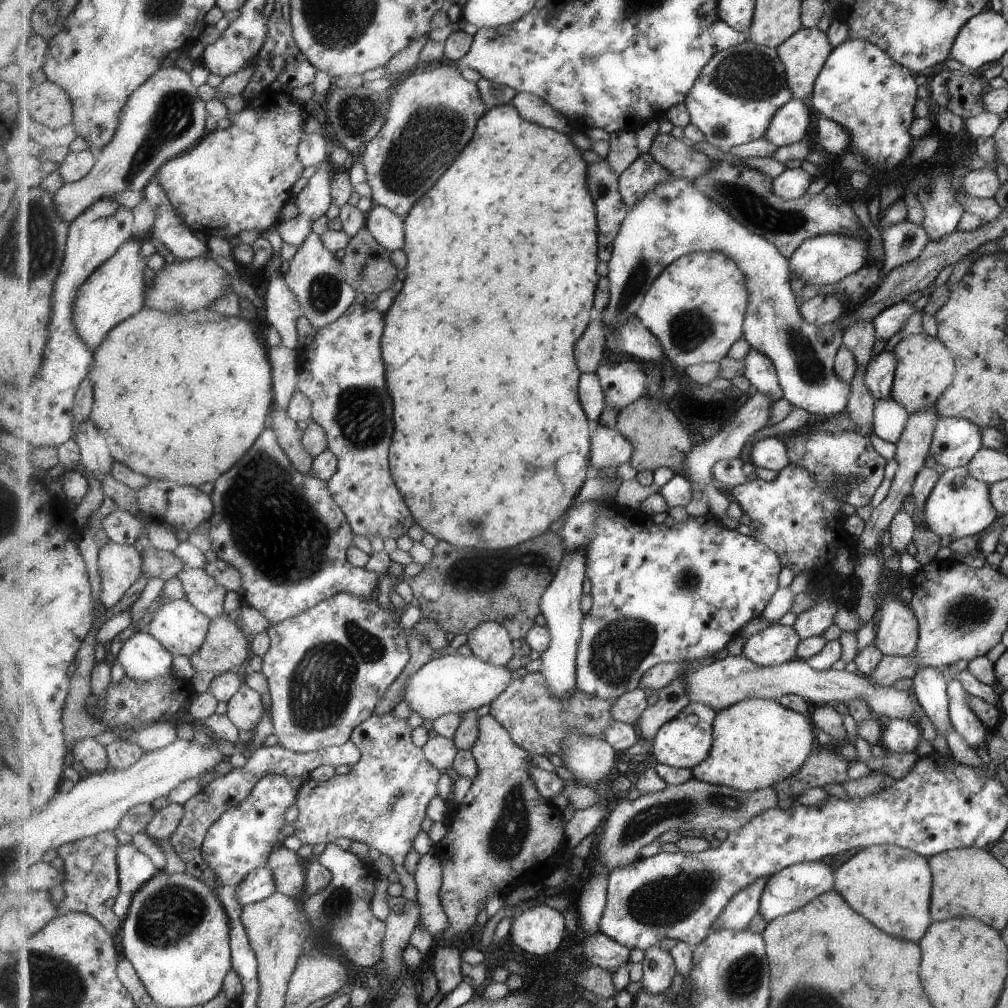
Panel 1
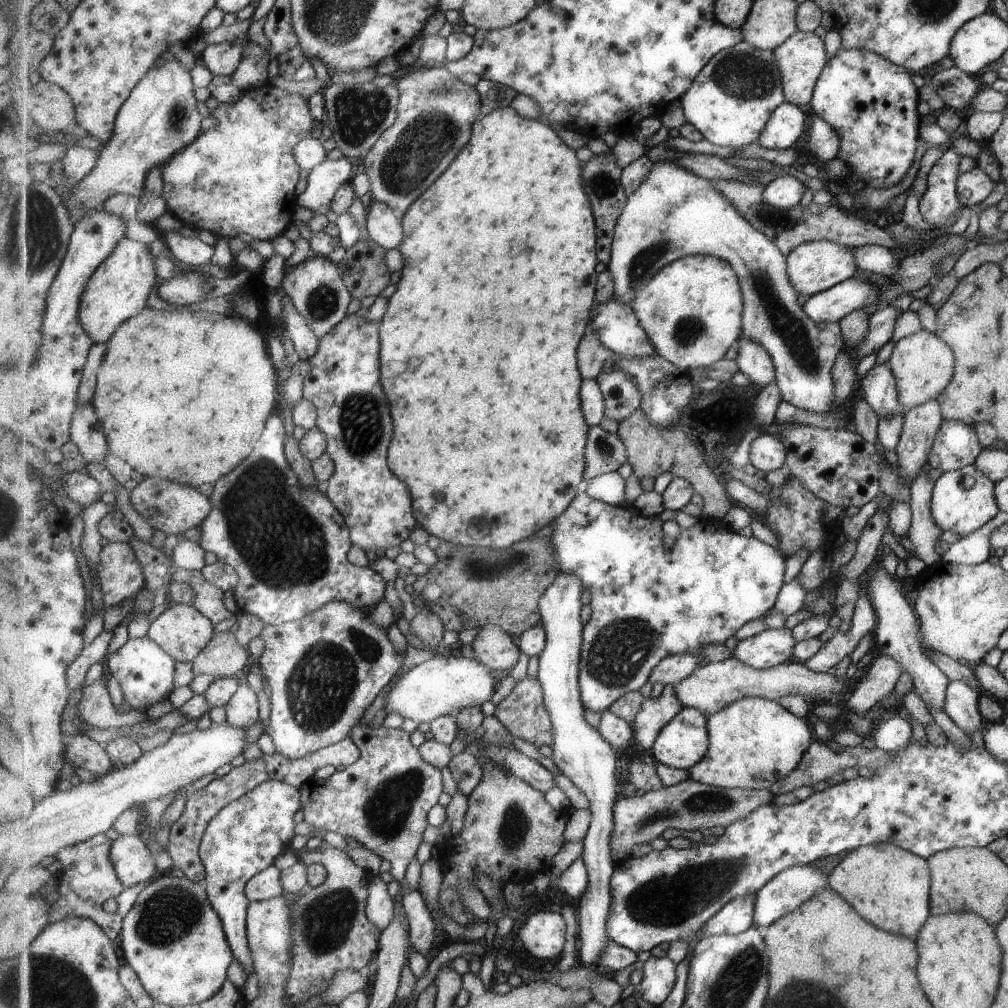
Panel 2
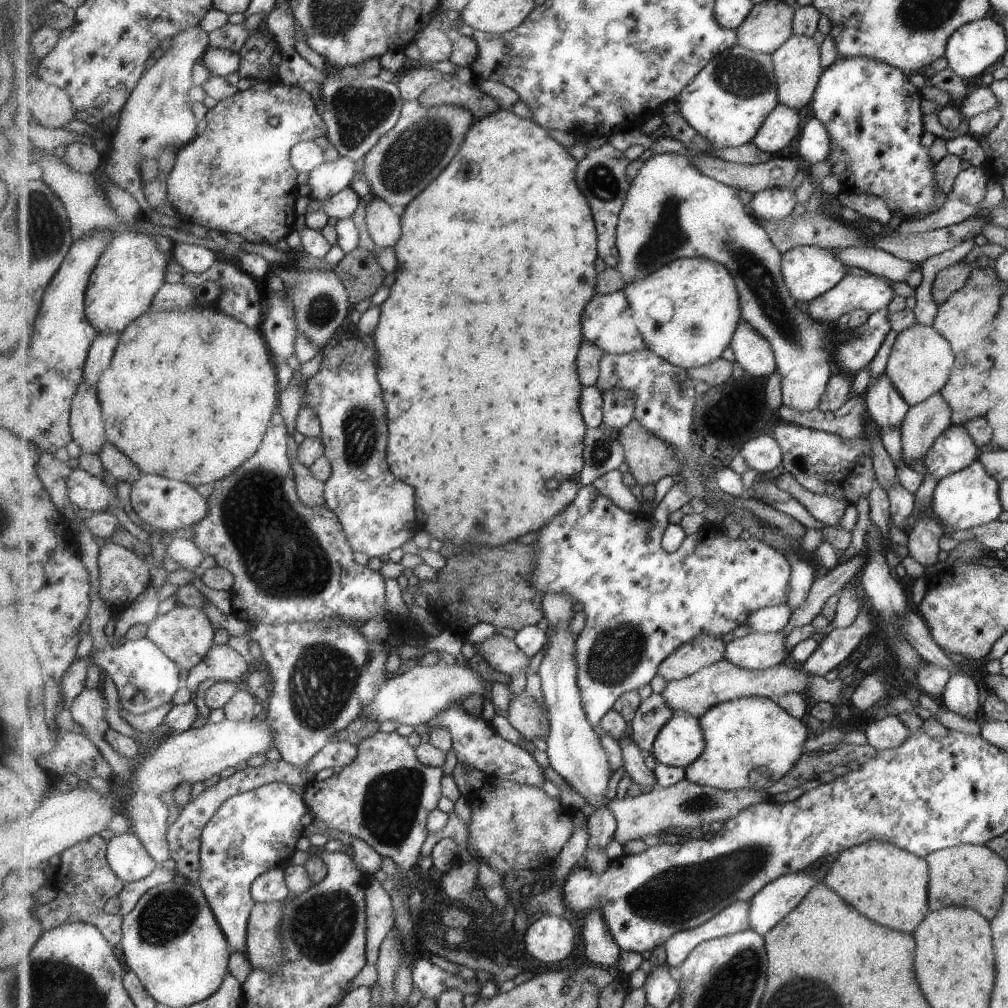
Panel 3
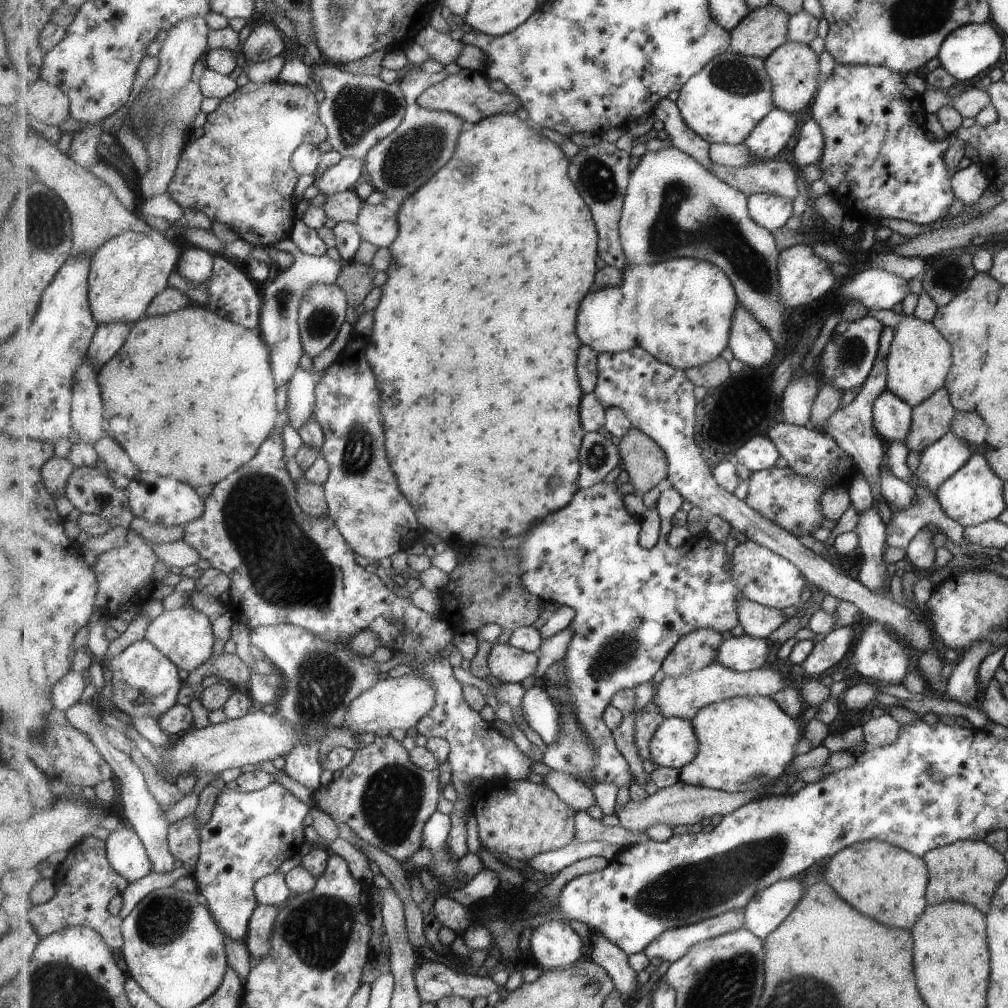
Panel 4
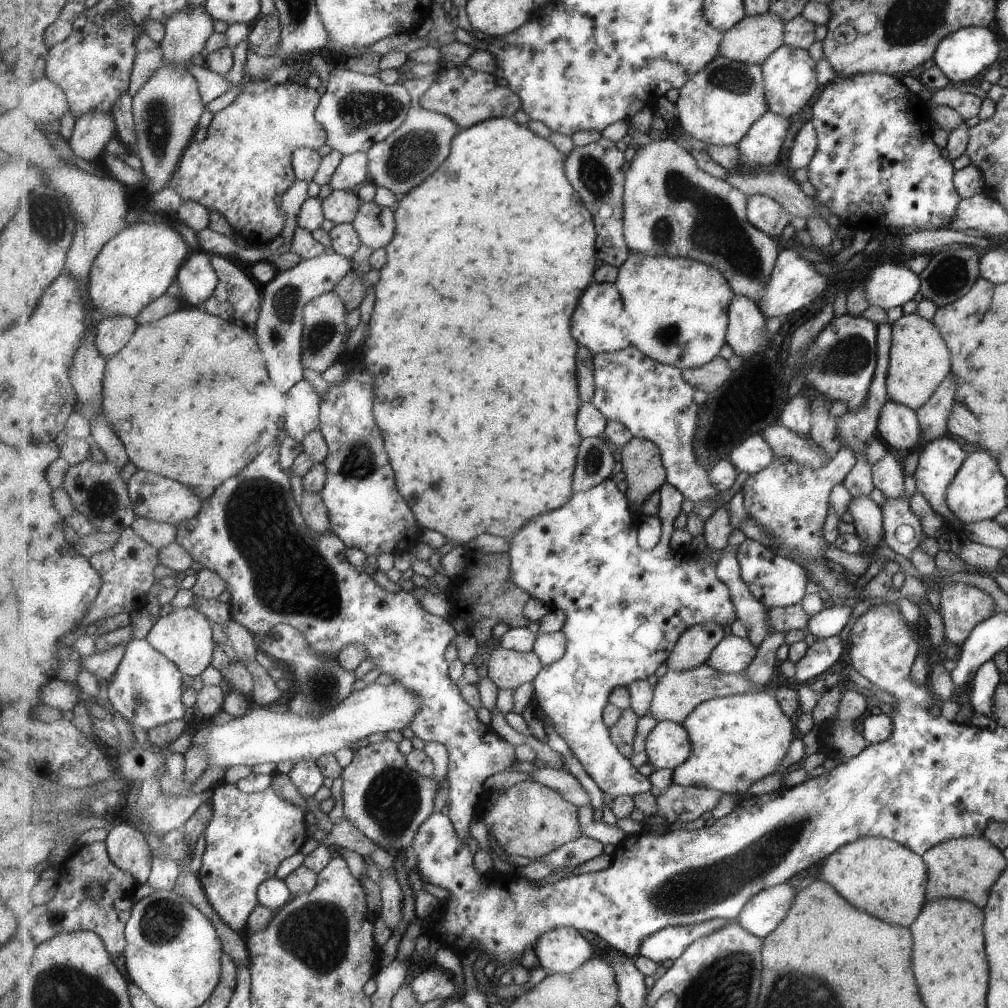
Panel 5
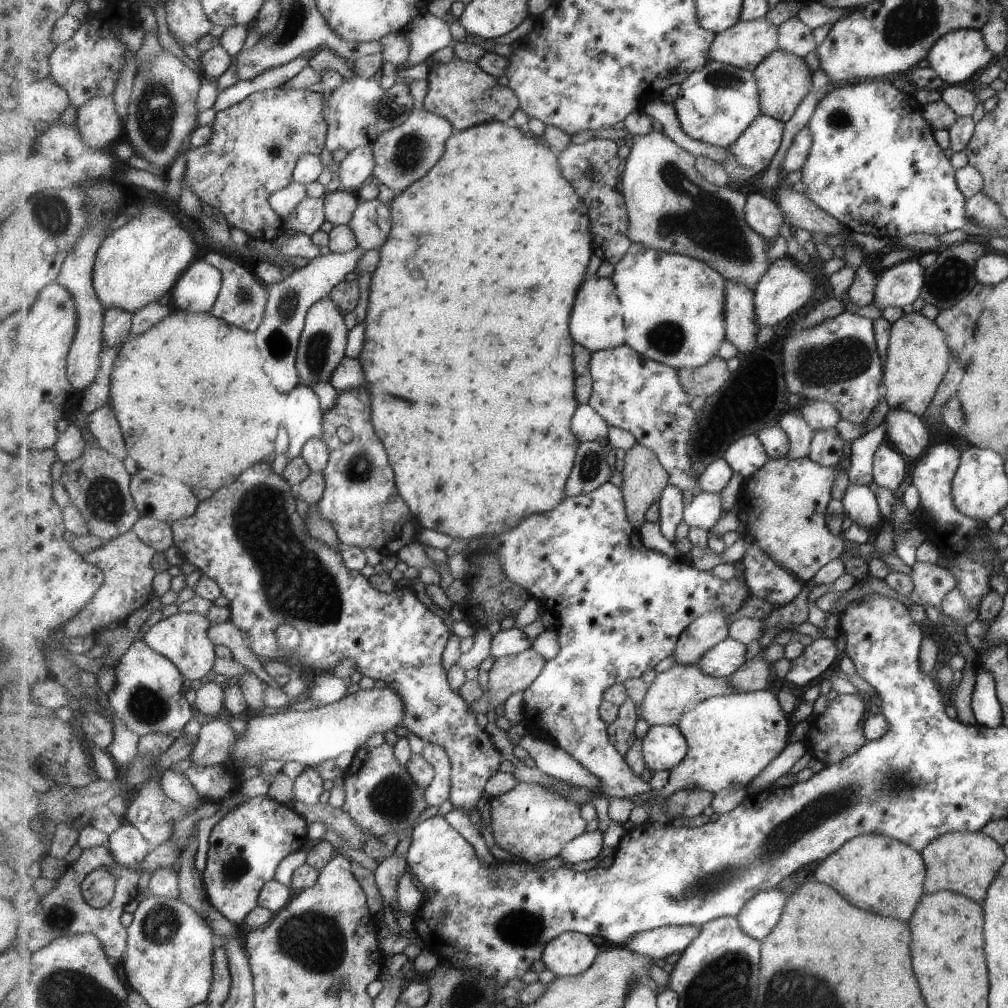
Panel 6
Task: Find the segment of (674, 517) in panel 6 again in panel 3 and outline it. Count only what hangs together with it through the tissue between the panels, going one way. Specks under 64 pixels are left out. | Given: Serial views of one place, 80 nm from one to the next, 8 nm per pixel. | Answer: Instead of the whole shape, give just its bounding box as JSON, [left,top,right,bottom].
[530,481,793,772]

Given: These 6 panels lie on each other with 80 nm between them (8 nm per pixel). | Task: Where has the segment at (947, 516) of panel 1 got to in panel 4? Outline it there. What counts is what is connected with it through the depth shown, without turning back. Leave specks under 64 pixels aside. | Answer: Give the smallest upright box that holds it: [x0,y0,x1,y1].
[936,453,1006,528]

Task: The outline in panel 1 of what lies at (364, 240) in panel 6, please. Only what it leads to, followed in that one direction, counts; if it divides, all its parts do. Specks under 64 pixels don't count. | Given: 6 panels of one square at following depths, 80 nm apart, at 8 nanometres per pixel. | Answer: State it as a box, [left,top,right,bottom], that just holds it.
[366,204,405,253]

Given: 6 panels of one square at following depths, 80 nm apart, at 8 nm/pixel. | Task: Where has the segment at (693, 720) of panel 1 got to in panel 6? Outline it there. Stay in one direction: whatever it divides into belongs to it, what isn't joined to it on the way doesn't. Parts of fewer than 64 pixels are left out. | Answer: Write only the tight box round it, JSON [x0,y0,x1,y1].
[644,725,689,773]

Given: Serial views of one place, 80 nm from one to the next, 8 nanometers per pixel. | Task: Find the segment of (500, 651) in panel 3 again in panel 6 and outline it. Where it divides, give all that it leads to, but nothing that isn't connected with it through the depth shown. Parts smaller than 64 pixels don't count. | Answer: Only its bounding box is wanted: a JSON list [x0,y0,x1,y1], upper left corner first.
[471,648,546,714]

